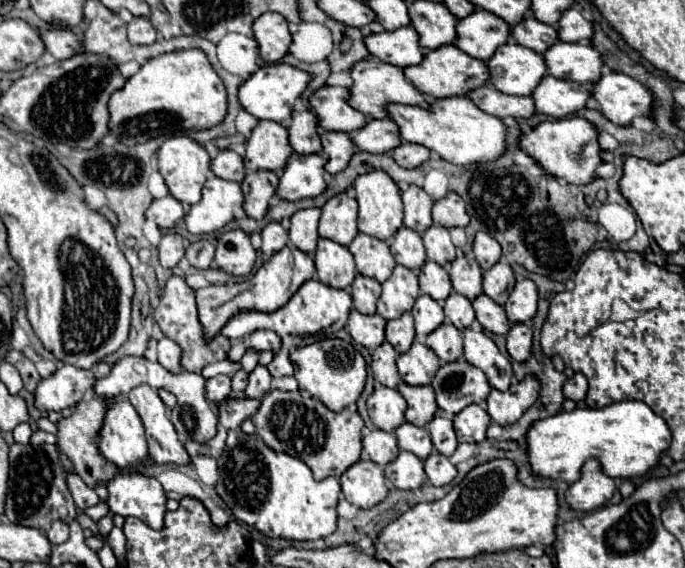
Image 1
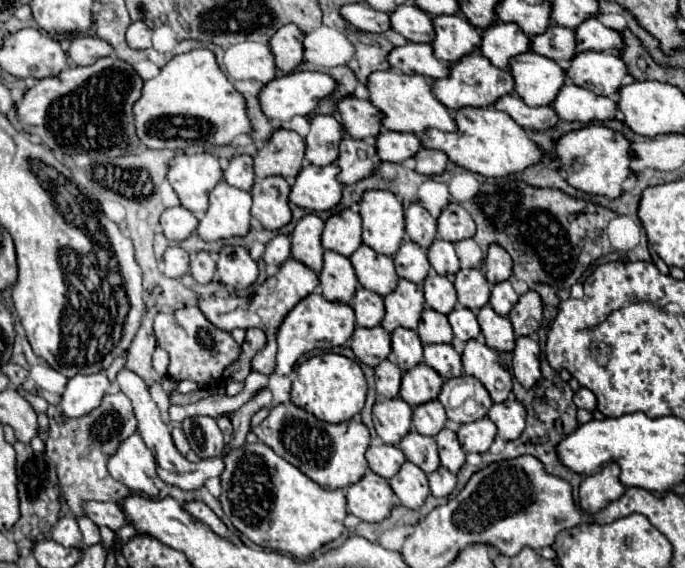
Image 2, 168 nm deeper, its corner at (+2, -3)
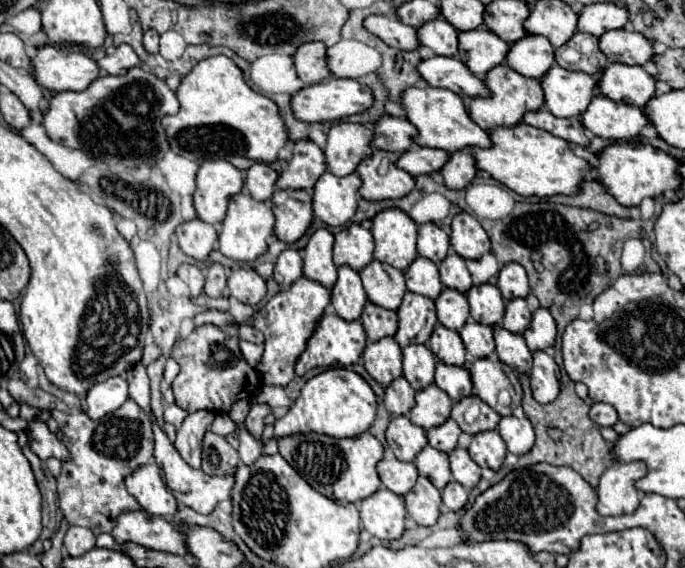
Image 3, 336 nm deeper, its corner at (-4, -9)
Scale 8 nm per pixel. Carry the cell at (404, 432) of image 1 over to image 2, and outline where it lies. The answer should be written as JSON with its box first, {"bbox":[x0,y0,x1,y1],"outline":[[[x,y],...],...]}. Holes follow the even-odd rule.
{"bbox":[398,430,440,474],"outline":[[[410,430],[398,444],[398,448],[404,452],[404,456],[418,464],[418,468],[422,468],[426,474],[434,472],[440,466],[438,460],[438,448],[436,448],[436,440],[432,436],[422,436],[416,430]]]}

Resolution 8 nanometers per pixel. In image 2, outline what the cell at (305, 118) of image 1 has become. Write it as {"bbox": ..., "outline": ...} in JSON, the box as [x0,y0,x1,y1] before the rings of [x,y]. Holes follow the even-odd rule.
{"bbox":[304,116,342,166],"outline":[[[332,116],[310,118],[310,134],[304,138],[306,160],[318,166],[332,164],[338,158],[338,140],[342,140],[342,126]]]}

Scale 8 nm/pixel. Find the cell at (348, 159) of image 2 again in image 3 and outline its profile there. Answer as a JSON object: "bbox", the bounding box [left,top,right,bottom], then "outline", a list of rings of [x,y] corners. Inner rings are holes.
{"bbox":[358,150,416,202],"outline":[[[376,150],[376,154],[372,154],[372,158],[366,158],[358,166],[358,176],[362,178],[360,196],[364,200],[372,200],[372,202],[396,200],[396,198],[408,196],[414,190],[414,186],[416,186],[414,176],[408,174],[406,170],[398,168],[394,164],[396,160],[398,160],[398,154]],[[382,158],[390,158],[390,168],[384,174],[384,178],[382,178],[382,174],[378,174]]]}

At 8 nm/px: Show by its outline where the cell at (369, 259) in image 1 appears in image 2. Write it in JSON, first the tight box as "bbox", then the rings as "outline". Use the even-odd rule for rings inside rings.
{"bbox":[350,244,398,296],"outline":[[[362,244],[350,256],[350,262],[352,262],[354,270],[356,270],[358,282],[364,288],[368,288],[368,290],[372,290],[372,292],[376,292],[380,296],[386,296],[396,288],[398,274],[394,270],[392,256],[378,254],[370,246]]]}

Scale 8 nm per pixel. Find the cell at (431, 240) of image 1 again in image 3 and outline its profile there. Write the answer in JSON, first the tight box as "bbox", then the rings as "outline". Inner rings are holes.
{"bbox":[438,254,472,294],"outline":[[[458,254],[446,256],[446,260],[438,264],[438,270],[440,270],[442,284],[446,288],[458,290],[462,294],[466,294],[472,288],[472,278],[470,278],[470,272],[466,268],[466,260],[460,258]]]}

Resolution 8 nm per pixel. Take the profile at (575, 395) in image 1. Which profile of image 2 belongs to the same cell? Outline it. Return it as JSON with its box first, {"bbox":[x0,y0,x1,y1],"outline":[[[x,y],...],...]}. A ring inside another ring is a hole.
{"bbox":[574,388,596,410],"outline":[[[580,388],[576,394],[574,394],[574,404],[578,408],[584,408],[584,410],[594,410],[596,408],[596,396],[588,390],[588,388]]]}

